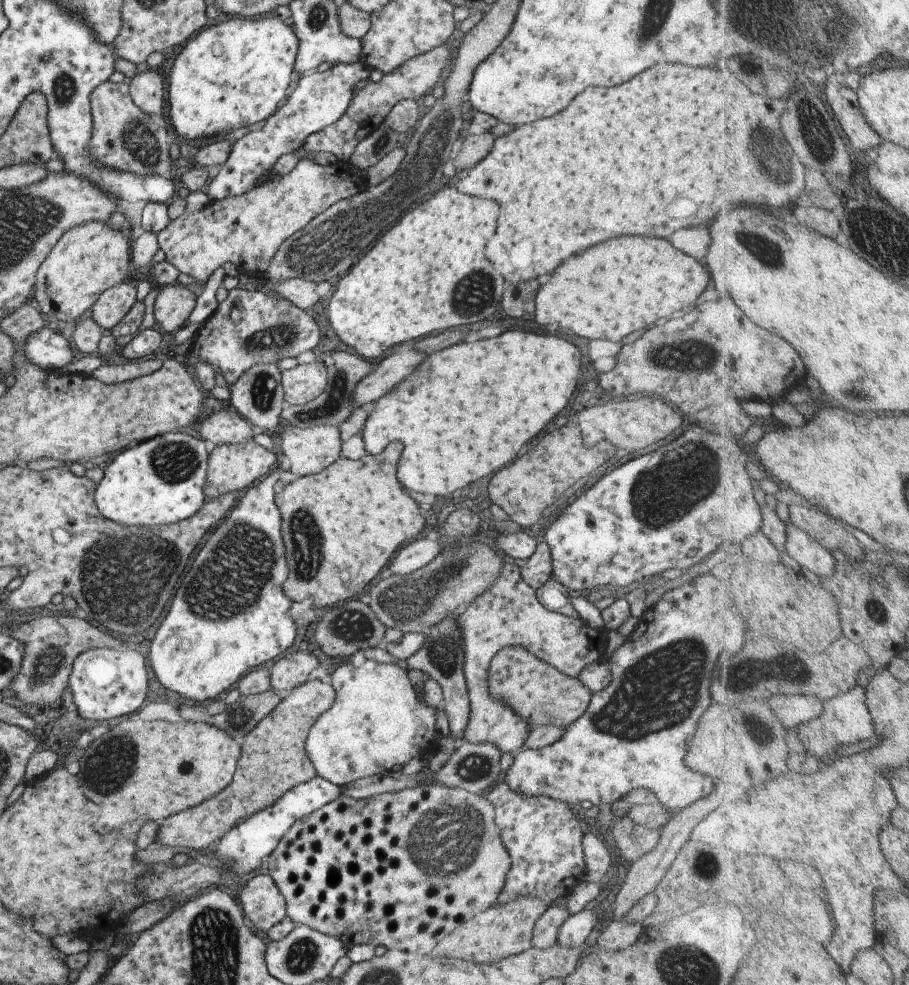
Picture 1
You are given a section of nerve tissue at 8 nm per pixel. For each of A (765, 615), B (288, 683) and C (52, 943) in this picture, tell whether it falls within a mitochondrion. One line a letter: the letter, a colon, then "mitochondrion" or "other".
A: other
B: other
C: other

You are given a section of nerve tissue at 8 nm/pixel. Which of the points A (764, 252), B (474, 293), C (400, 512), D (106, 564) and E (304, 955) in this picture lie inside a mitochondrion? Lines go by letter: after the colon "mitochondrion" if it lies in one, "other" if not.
A: mitochondrion
B: mitochondrion
C: other
D: mitochondrion
E: mitochondrion

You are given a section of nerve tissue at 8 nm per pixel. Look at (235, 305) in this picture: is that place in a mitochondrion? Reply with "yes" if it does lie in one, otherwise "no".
no

